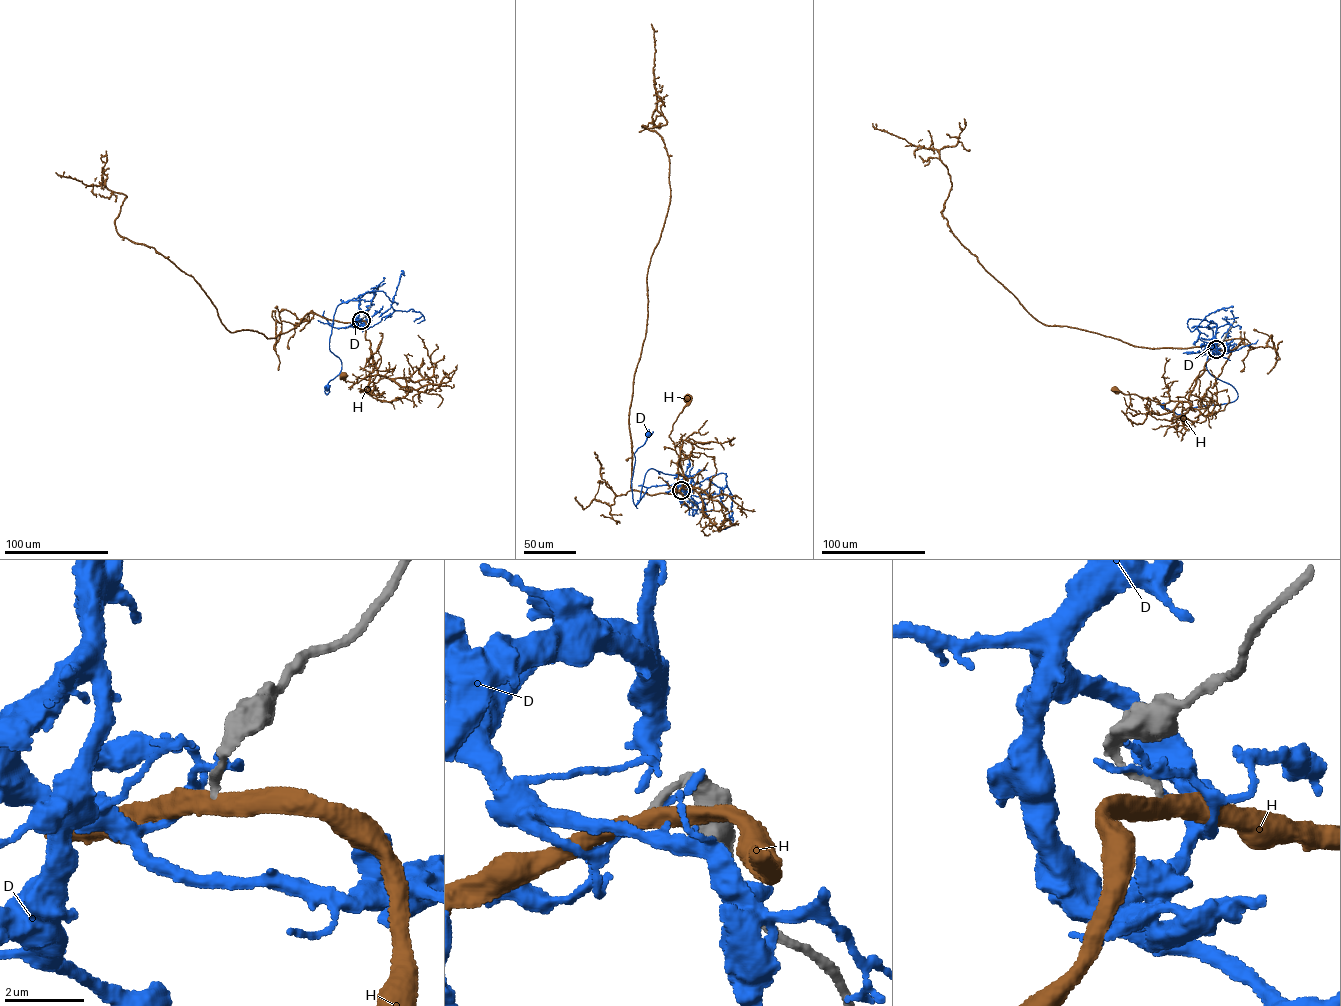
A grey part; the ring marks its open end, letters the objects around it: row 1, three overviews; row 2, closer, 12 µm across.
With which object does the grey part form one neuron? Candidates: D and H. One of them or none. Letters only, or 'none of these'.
none of these

